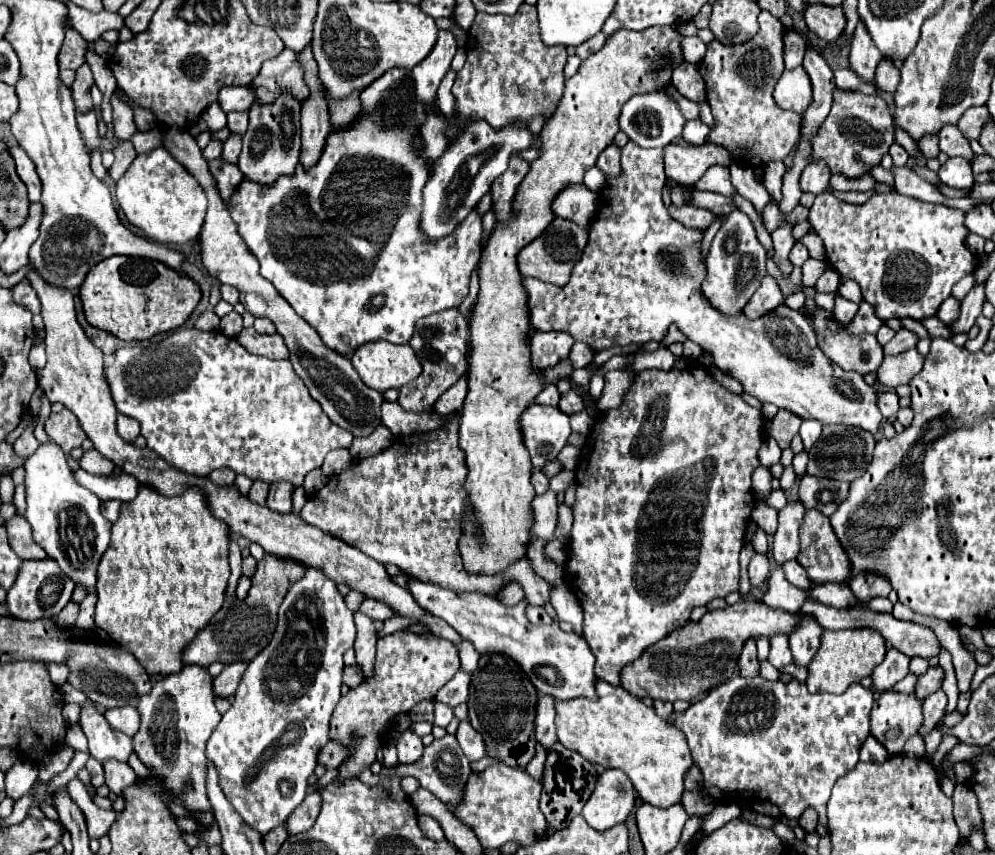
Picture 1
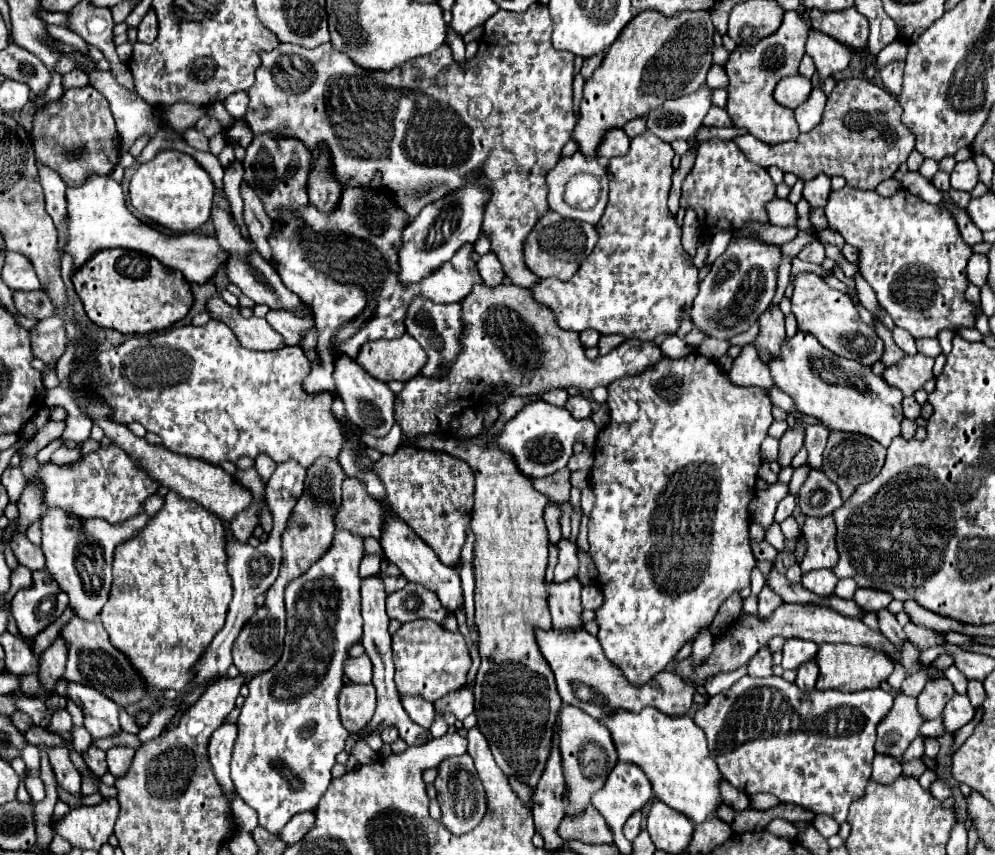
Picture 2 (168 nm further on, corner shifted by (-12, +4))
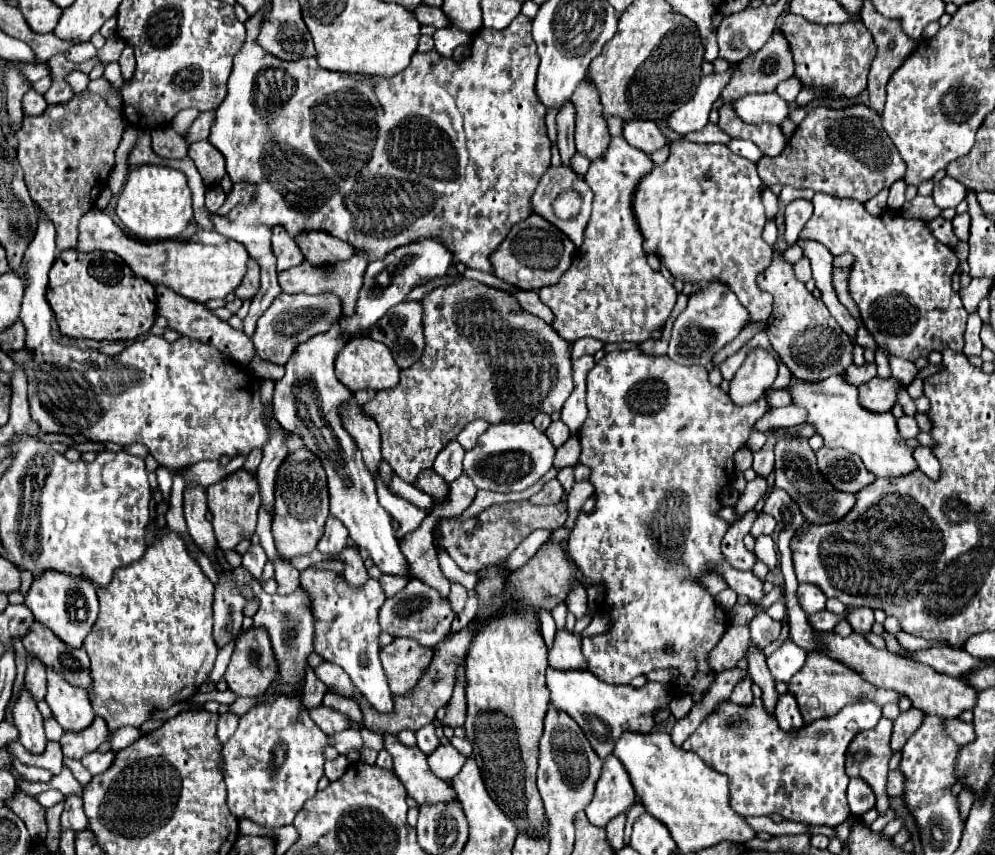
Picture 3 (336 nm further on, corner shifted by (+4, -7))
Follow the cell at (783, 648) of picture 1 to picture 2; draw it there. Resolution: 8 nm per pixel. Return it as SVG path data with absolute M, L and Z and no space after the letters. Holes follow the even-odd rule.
M786 640L782 648L782 668L784 670L798 670L804 662L816 658L818 646L810 640Z

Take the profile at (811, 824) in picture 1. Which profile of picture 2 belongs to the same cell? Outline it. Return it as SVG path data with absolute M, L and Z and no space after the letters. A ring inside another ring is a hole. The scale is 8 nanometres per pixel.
M816 816L814 818L814 828L824 836L824 838L830 838L830 836L834 836L834 834L838 834L838 830L840 830L840 824L836 822L836 820L832 820L830 816Z

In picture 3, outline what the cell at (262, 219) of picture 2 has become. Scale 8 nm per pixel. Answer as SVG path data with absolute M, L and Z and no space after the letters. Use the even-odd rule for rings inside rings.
M248 257L248 271L244 275L244 283L240 283L240 287L236 287L236 297L238 299L250 299L256 295L258 291L258 285L260 285L260 267L256 263L256 259Z

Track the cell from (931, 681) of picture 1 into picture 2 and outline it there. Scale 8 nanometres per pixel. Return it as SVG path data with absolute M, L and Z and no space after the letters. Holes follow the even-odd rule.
M948 678L936 680L936 684L926 684L918 696L918 712L924 720L934 720L942 714L946 702L954 696L954 688Z

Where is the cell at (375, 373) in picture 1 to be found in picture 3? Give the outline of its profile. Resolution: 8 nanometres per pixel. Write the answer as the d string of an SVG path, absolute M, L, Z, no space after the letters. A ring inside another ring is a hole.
M354 337L336 357L336 377L350 391L358 391L358 389L382 391L396 387L396 383L400 381L400 367L392 359L392 353L388 351L388 347L384 347L384 343L378 343L370 337Z

